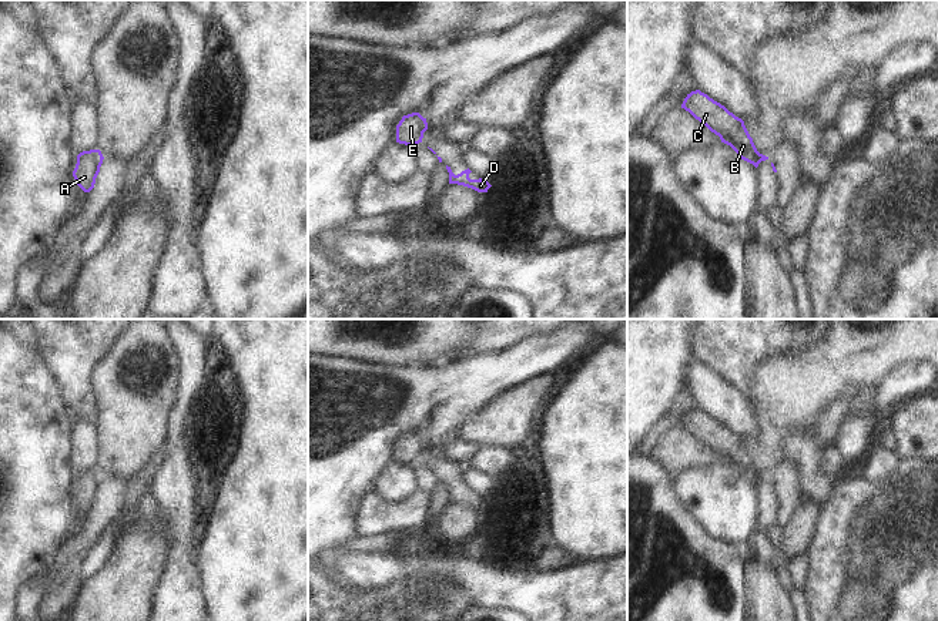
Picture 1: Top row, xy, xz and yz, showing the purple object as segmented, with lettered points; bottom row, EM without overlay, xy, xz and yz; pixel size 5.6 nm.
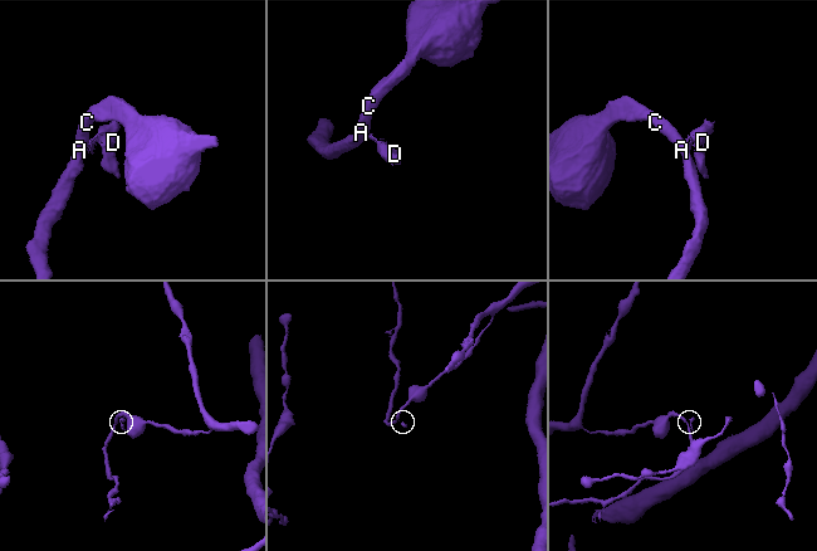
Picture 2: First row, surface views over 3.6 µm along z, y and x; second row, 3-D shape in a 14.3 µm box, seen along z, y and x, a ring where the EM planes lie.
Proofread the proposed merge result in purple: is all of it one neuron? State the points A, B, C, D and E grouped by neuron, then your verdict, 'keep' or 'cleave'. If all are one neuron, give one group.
A B C E / D | cleave

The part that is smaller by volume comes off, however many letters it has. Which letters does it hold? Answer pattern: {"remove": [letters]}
{"remove": ["D"]}

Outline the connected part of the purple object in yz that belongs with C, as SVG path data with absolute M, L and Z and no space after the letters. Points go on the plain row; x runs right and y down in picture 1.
M700 409L687 413L681 427L718 454L721 461L730 464L741 479L756 487L761 480L768 479L768 476L757 470L744 440Z

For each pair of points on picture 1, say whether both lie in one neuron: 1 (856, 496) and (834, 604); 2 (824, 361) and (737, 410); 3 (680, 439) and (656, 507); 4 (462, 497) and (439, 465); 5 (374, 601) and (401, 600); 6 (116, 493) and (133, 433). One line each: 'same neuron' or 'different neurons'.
1: same neuron
2: different neurons
3: different neurons
4: same neuron
5: same neuron
6: different neurons

